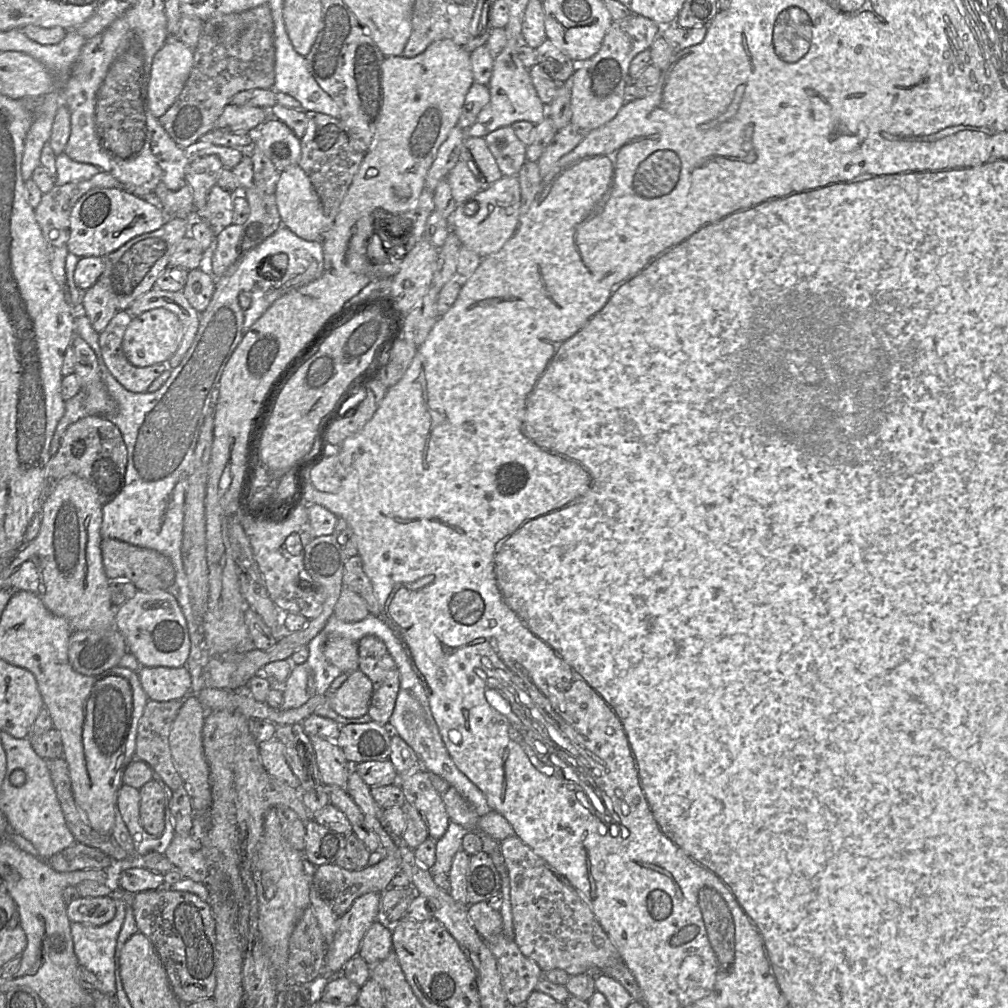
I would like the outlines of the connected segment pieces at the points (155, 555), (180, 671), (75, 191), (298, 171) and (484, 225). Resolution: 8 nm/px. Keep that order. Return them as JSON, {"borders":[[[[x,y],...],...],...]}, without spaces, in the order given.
{"borders":[[[[102,539],[102,562],[108,579],[130,581],[137,590],[166,590],[174,581],[174,567],[165,555],[140,546],[135,546],[117,539]]],[[[185,666],[141,667],[138,678],[149,700],[159,702],[183,700],[191,693],[191,676]]],[[[104,171],[99,172],[88,180],[72,182],[63,185],[55,184],[53,188],[42,195],[39,205],[34,209],[36,220],[41,228],[43,237],[47,243],[50,262],[56,283],[62,288],[64,297],[69,303],[69,295],[66,287],[66,258],[69,254],[67,242],[70,236],[70,216],[72,209],[81,196],[93,188],[121,188],[125,190],[124,185]]],[[[298,164],[279,173],[275,196],[282,225],[302,239],[322,242],[326,232],[326,217],[323,206],[310,179]]],[[[502,176],[486,190],[480,190],[456,205],[448,218],[449,226],[461,245],[485,258],[499,251],[514,235],[520,221],[521,192],[518,176]]]]}

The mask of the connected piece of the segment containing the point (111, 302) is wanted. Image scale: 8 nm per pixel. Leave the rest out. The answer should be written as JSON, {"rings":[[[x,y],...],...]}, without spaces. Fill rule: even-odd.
{"rings":[[[98,280],[86,291],[82,311],[92,328],[100,334],[119,310],[114,295]]]}

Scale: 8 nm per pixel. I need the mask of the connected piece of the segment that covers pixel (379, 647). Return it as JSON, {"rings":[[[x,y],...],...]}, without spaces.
{"rings":[[[365,636],[357,643],[358,669],[372,682],[368,715],[381,726],[388,725],[400,688],[397,665],[385,644],[375,636]]]}

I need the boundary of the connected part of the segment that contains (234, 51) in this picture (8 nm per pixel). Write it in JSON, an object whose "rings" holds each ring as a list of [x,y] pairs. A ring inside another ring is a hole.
{"rings":[[[268,4],[203,22],[202,34],[193,50],[193,66],[175,102],[159,122],[183,149],[214,129],[232,97],[249,89],[272,89],[275,82],[274,22]]]}

